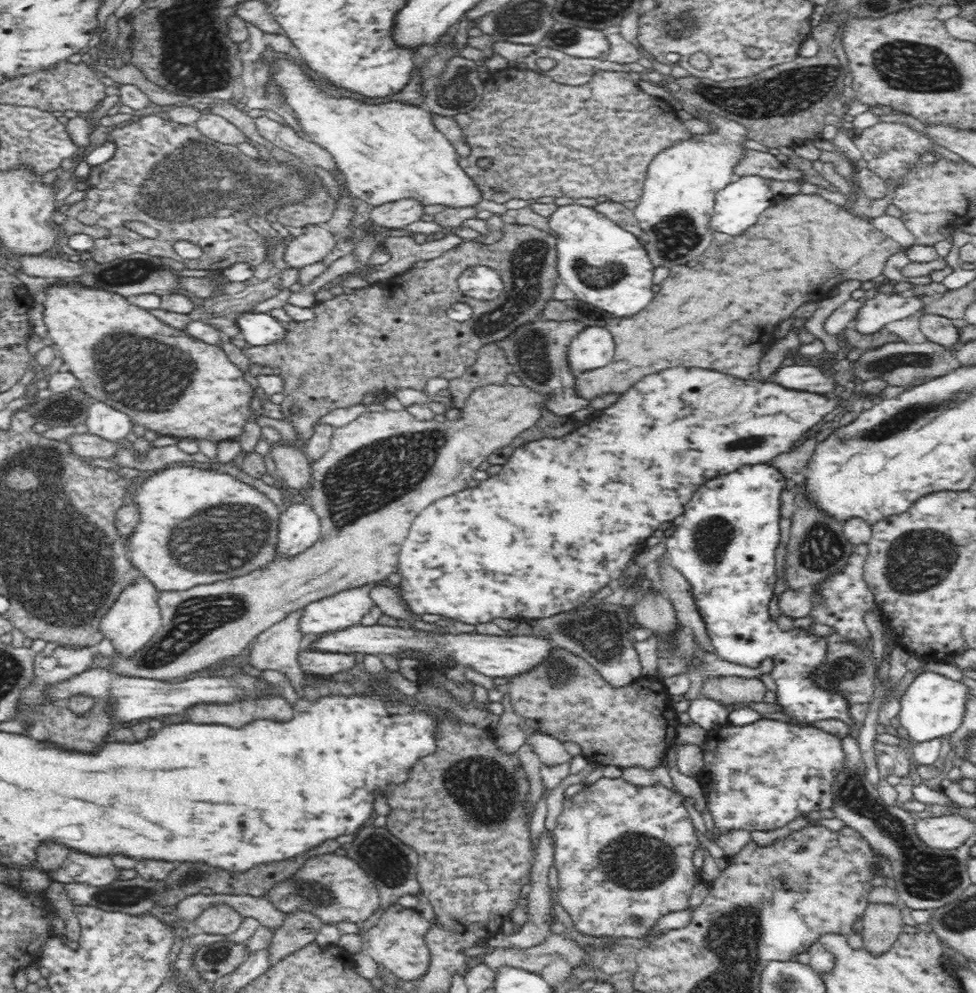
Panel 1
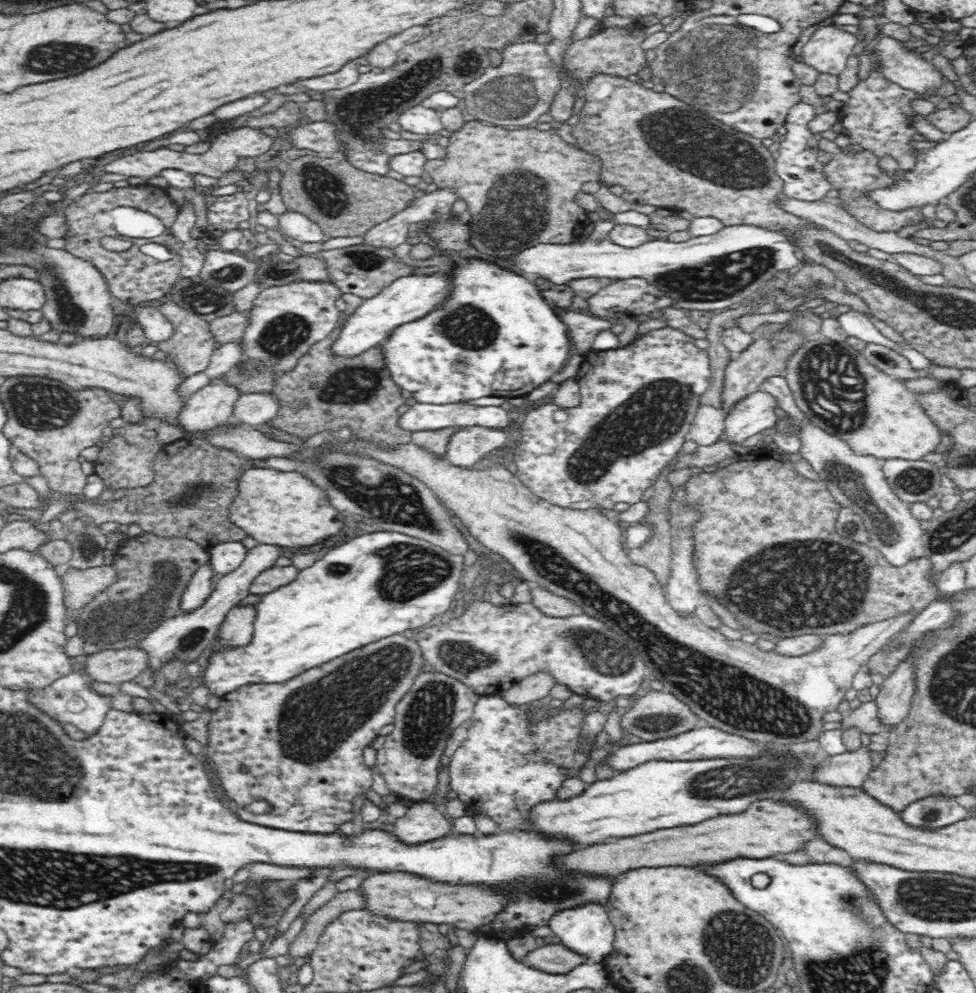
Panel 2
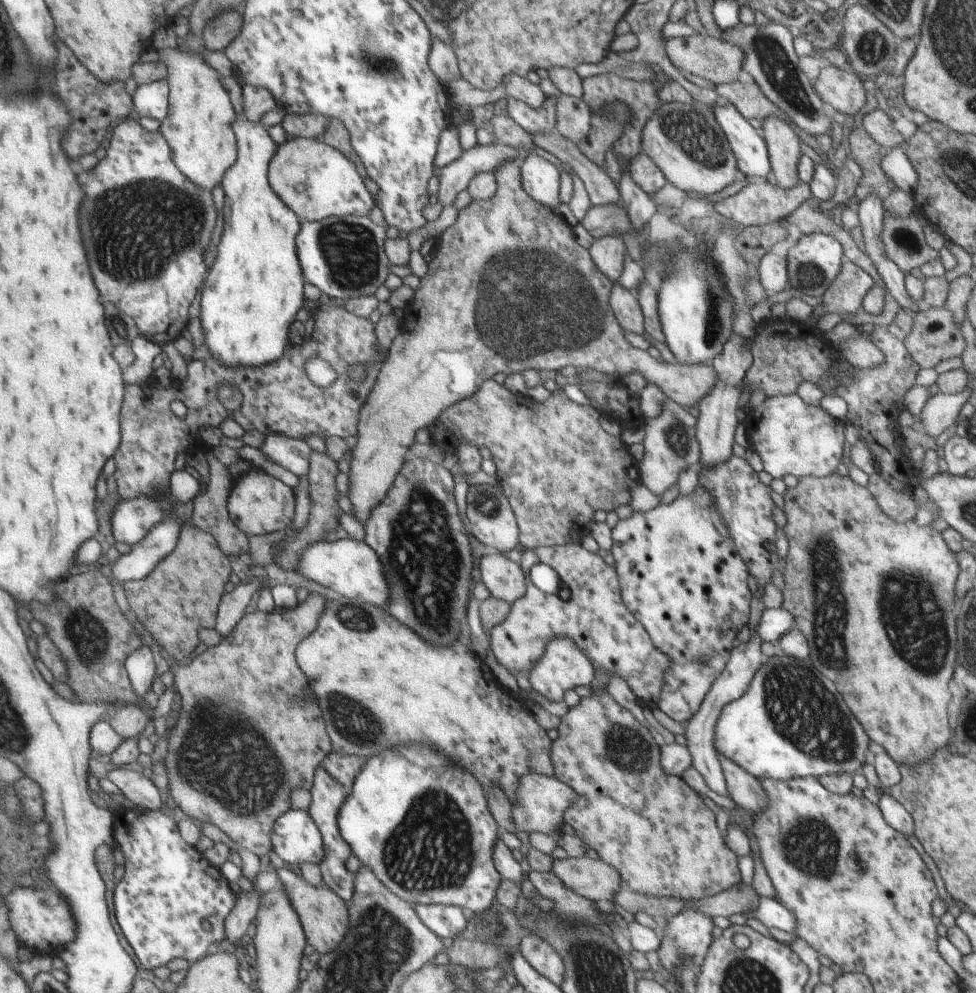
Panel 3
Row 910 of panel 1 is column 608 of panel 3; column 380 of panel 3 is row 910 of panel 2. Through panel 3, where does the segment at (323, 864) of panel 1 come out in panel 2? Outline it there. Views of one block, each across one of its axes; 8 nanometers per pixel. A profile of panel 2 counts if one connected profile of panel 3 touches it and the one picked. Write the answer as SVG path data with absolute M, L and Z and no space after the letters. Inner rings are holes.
M403 872L372 873L357 890L364 896L364 909L378 917L419 924L448 924L469 931L477 931L478 926L492 922L506 905L505 894L494 893L488 887L436 884L433 880Z

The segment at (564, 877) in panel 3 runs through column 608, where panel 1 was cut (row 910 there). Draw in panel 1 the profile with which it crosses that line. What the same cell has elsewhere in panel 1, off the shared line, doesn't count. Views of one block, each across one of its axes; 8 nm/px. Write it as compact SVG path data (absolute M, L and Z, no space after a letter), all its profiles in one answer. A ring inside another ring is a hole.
M870 903L861 918L864 948L874 954L890 950L902 932L902 917L897 906Z

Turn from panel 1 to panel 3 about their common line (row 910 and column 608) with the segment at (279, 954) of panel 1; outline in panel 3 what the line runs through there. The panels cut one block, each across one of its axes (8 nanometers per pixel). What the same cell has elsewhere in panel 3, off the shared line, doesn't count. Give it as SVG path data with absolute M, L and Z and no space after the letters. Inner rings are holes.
M617 281L613 283L608 298L612 315L620 325L620 330L641 335L644 332L643 317L636 295L623 288Z

